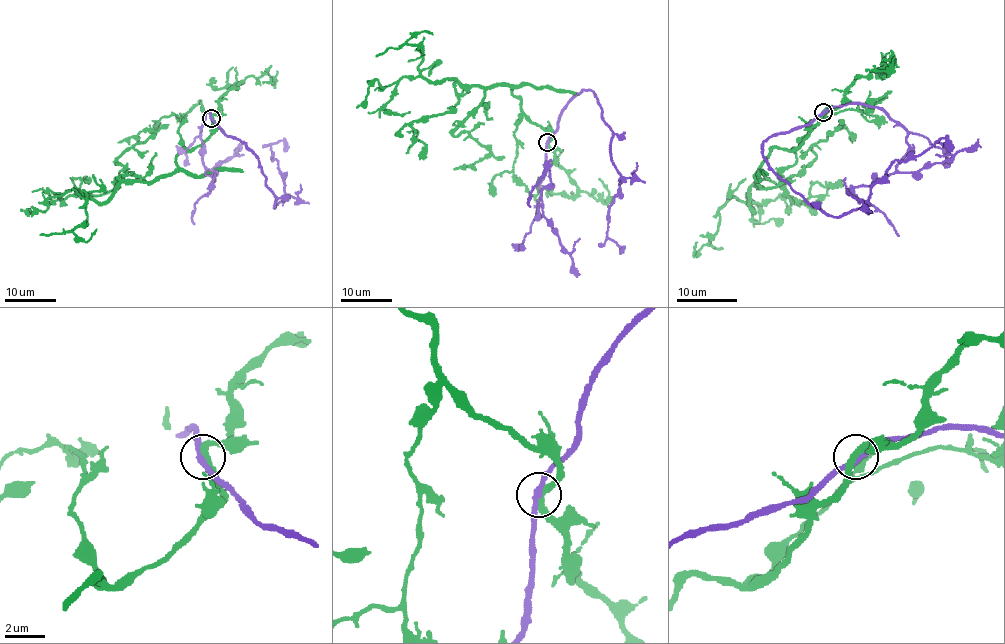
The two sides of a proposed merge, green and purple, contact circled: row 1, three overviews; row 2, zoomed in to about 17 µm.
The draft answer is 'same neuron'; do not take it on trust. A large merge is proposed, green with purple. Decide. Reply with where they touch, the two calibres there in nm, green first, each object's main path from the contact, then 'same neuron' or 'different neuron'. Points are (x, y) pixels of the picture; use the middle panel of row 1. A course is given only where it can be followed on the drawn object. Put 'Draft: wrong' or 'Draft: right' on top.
Draft: right
(547, 142) | 320/320 nm | green via (548, 143), (552, 135), (513, 87), (427, 80), (418, 68), (423, 50), (406, 42), (432, 35) | purple via (548, 143), (563, 108), (590, 90), (612, 132), (611, 158), (621, 182), (611, 204), (607, 236), (621, 252) | same neuron

